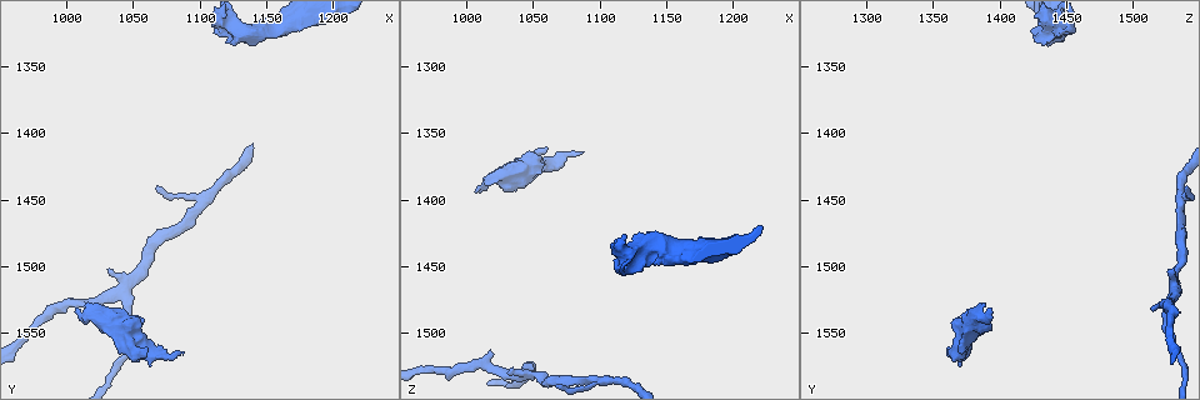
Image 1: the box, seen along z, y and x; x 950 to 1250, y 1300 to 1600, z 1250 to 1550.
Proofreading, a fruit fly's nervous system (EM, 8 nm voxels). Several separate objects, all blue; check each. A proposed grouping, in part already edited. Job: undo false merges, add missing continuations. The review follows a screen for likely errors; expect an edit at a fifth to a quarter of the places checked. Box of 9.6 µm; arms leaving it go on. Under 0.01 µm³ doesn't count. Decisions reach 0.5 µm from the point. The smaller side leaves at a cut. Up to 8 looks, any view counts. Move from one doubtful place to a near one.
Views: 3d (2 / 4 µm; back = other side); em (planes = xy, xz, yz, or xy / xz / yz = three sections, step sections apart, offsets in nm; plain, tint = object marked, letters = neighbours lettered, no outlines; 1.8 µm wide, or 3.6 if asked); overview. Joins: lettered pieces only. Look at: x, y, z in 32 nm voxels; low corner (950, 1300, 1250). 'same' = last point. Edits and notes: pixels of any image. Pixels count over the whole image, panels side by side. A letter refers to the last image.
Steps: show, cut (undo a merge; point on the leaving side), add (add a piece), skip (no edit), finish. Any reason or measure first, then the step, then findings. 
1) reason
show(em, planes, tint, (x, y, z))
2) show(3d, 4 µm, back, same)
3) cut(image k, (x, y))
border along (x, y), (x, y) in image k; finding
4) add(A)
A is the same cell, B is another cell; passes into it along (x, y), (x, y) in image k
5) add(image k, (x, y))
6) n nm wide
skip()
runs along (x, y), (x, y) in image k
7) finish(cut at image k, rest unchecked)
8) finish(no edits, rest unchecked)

tapers out
show(3d, 2 µm, (1030, 1500, 1532))

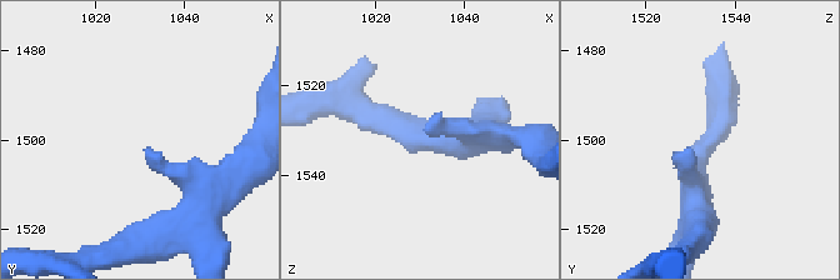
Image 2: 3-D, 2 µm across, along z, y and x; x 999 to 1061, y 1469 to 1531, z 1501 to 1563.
shape alone is not enough
show(em, planes, letters, (1032, 1501, 1529))

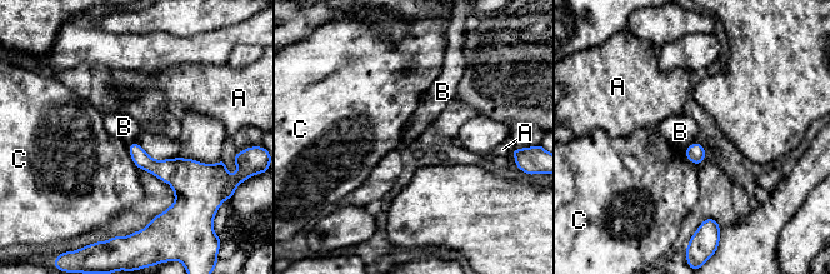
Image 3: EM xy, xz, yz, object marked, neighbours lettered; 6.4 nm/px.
skip()
A, B and C are other cells; border along (696, 142), (684, 150) in image 3; none of them fits

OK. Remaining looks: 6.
free end
show(3d, 2 µm, (1058, 1562, 1360))

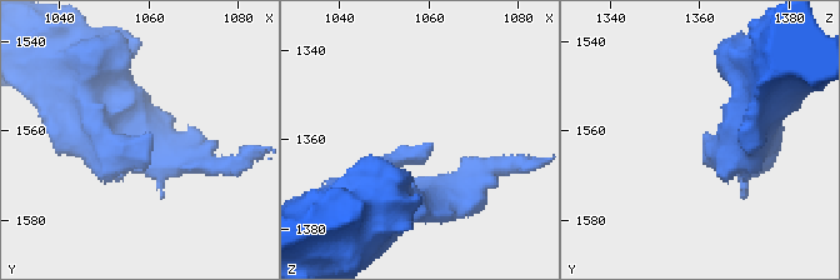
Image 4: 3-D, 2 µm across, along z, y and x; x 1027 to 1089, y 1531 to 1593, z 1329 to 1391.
shape alone is not enough
show(em, 3.6 µm, planes, letters, (1060, 1562, 1360))

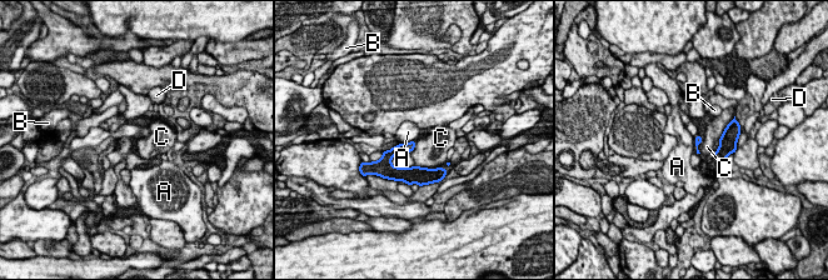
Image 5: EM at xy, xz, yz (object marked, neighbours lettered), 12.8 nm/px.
skip()
A, B, C and D are other cells; border along (694, 138), (696, 151) in image 5; none of them fits

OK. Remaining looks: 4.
show(3d, 2 µm, (1008, 1532, 1394))

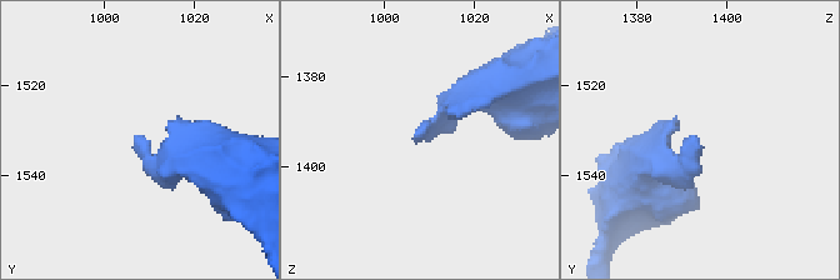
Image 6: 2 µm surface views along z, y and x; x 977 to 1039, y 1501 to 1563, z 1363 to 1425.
need the tissue
show(em, planes, plain, (1008, 1532, 1393))

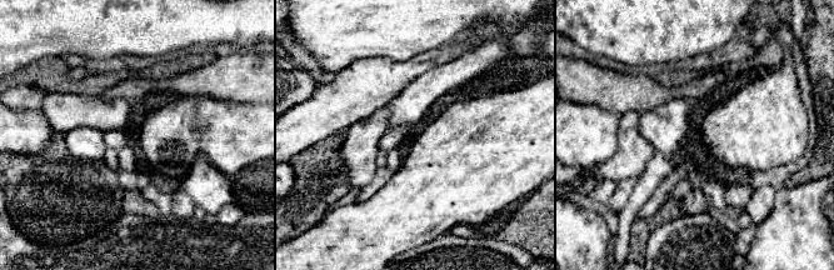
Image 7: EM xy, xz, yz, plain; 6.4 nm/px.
see the neighbours
show(em, planes, letters, same)

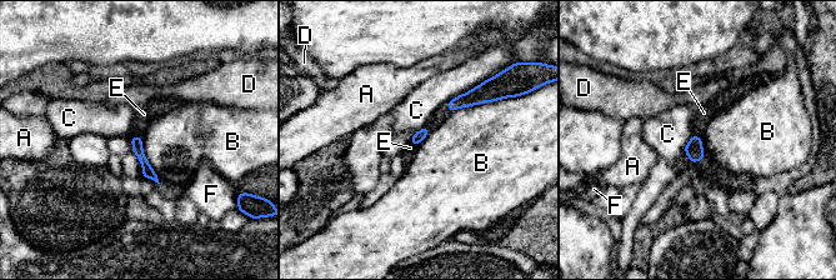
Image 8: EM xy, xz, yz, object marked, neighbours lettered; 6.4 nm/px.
add(E)
E is the same cell, A, B, C, D and F are other cells; the cell continues

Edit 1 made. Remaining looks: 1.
finish(add at image 8, rest unchecked)

